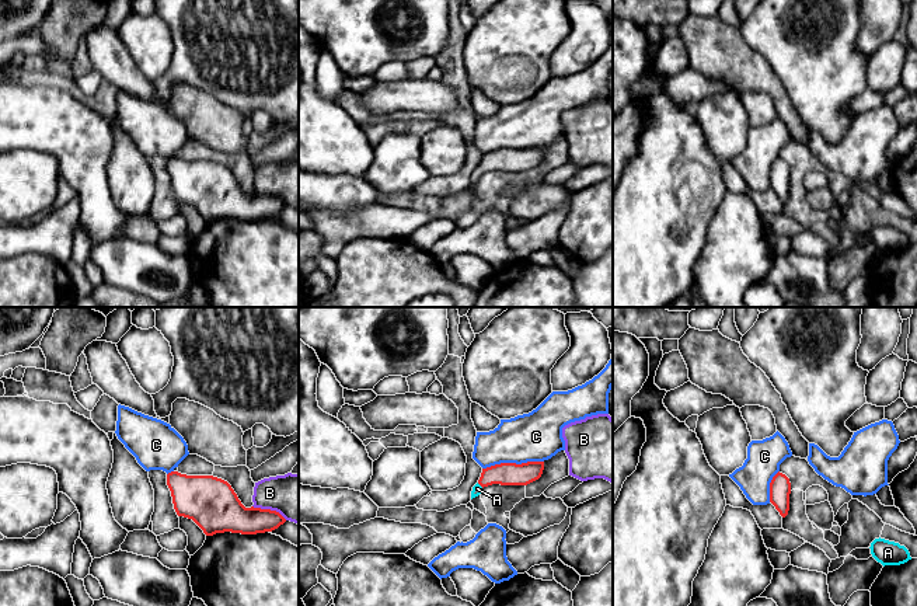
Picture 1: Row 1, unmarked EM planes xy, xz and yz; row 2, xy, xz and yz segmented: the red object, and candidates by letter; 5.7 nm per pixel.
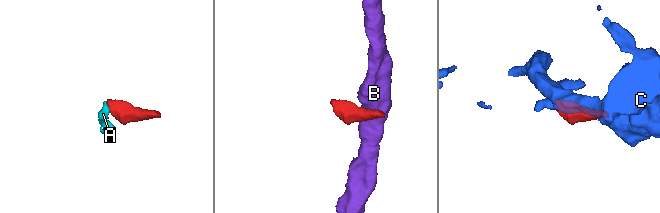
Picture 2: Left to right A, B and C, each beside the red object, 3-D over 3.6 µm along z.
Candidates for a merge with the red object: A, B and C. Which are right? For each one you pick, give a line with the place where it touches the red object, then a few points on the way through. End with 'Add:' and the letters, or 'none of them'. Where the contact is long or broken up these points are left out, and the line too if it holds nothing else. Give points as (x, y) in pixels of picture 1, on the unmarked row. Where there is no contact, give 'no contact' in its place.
A: xz (480, 170) | across xz (505, 159), (491, 160), (480, 170), (477, 174)
Add: A

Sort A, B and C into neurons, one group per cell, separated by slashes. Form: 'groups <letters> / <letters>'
groups A / B / C

